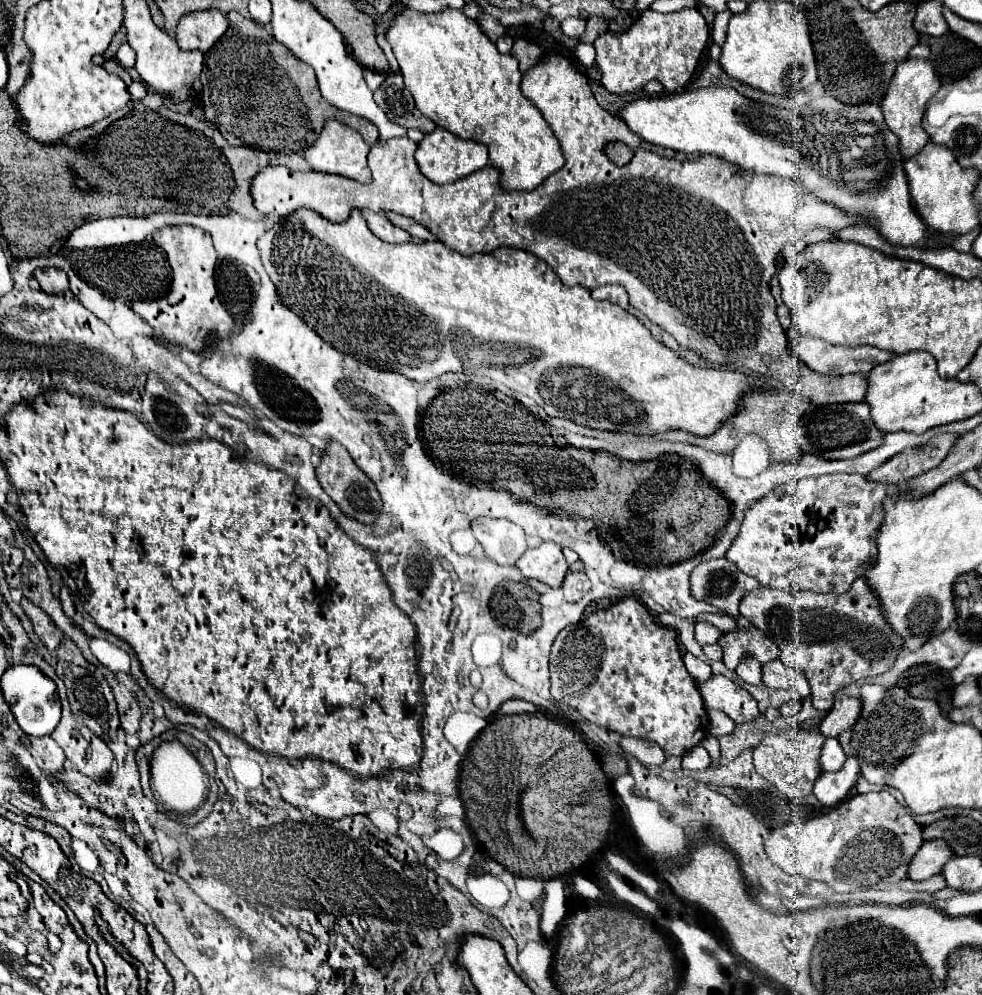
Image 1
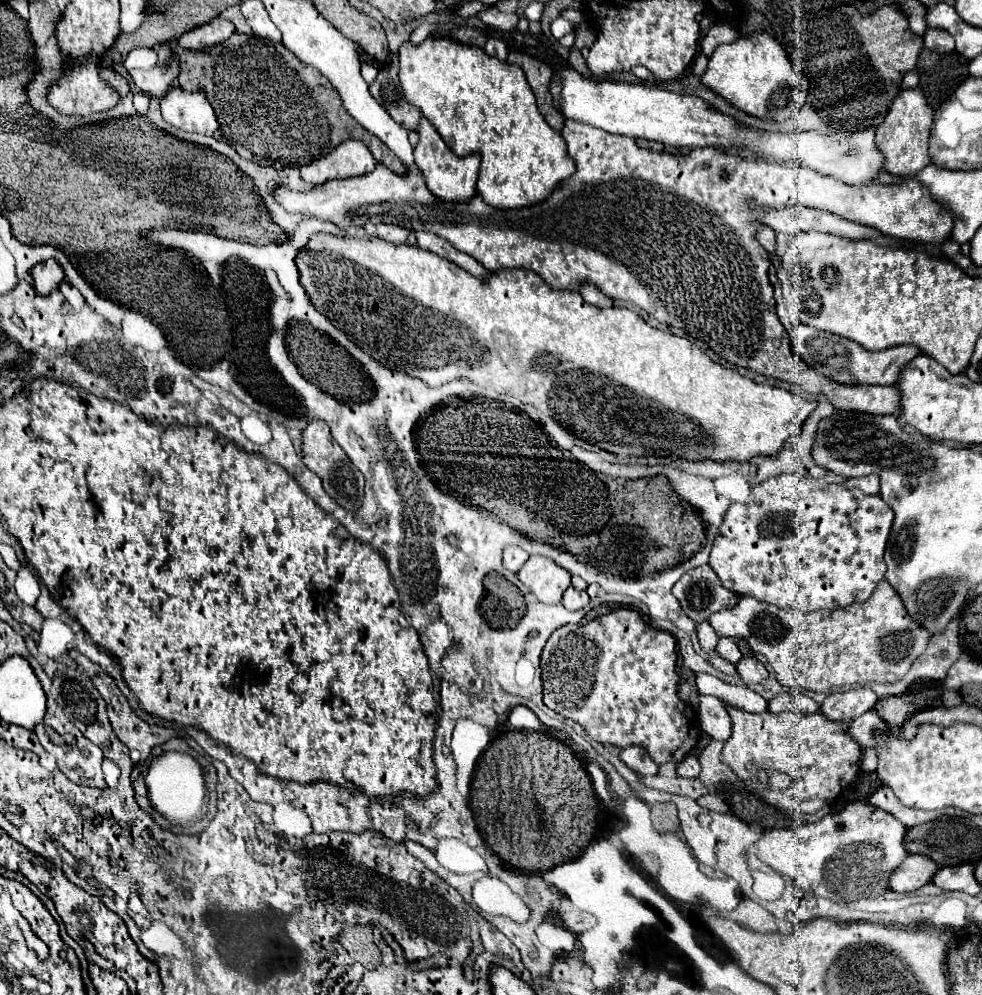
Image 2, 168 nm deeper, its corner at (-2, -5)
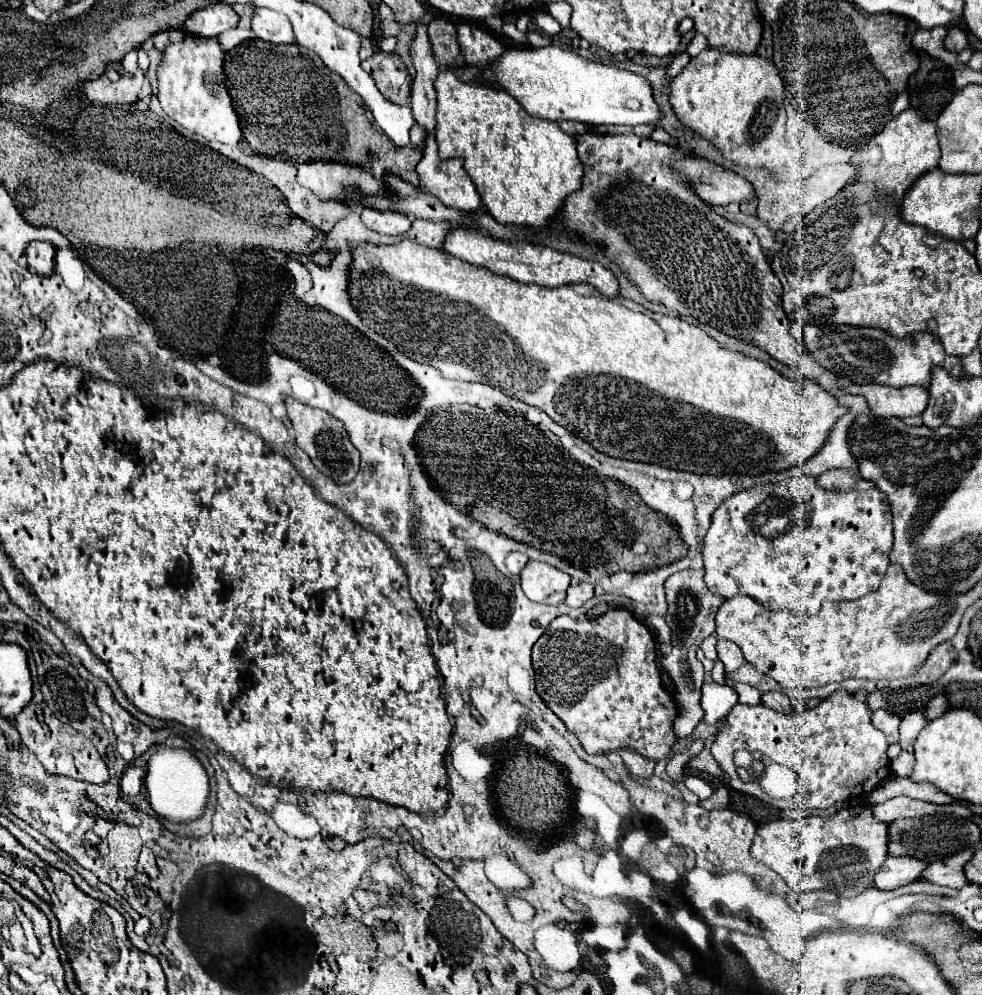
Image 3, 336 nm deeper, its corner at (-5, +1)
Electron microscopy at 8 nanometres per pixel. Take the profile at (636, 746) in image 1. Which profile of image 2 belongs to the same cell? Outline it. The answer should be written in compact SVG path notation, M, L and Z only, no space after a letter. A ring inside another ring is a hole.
M629 747L629 749L621 749L621 761L635 771L637 775L657 775L657 765L653 765L653 761L649 761L649 757L645 757L645 749L637 749L637 747Z

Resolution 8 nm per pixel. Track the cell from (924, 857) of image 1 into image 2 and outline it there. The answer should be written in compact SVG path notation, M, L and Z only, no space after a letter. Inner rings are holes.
M909 855L889 877L889 889L895 893L911 893L919 887L927 885L935 873L937 865L929 861L929 857Z

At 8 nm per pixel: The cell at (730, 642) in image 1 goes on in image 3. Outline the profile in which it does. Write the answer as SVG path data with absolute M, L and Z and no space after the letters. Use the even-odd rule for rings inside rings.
M712 633L710 637L706 637L704 641L702 641L702 651L704 651L704 655L708 657L708 659L712 659L712 661L718 661L718 655L716 655L716 639L718 639L718 633Z

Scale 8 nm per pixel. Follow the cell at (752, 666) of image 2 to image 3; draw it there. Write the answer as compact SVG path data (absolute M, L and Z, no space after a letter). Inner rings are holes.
M720 639L718 641L718 659L726 665L726 671L732 673L736 669L740 669L742 665L748 665L744 659L744 653L740 651L740 647L736 647L732 641L728 639Z

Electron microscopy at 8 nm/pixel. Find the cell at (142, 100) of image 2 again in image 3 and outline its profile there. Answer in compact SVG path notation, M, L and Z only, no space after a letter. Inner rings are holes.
M234 28L220 34L215 38L224 50L230 50L240 43L257 39L257 36L251 29Z

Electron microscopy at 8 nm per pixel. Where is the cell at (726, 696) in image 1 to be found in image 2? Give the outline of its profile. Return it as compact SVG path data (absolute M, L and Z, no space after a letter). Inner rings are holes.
M727 709L731 719L733 719L733 735L727 739L723 751L721 751L721 761L743 781L749 781L747 775L747 763L757 761L761 769L771 771L783 771L791 777L791 785L783 791L773 791L767 785L761 785L761 791L757 793L759 797L767 799L765 803L773 805L775 809L793 809L793 811L803 811L803 813L815 813L825 805L831 805L839 793L847 787L851 787L857 781L857 775L861 775L861 757L863 757L863 747L849 735L849 723L847 721L829 721L821 711L801 715L801 713L745 713L739 709Z

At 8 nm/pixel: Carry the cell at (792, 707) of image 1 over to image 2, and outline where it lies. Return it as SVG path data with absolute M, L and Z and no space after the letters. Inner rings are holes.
M799 691L779 693L769 701L769 711L781 713L781 711L797 711L797 713L813 713L819 709L819 703L815 703L809 695Z

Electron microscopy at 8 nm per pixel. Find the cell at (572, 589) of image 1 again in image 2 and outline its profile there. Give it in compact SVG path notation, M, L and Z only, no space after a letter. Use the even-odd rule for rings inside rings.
M569 587L569 589L563 593L563 605L565 605L569 611L583 609L587 603L589 603L587 591L577 591L577 589Z

